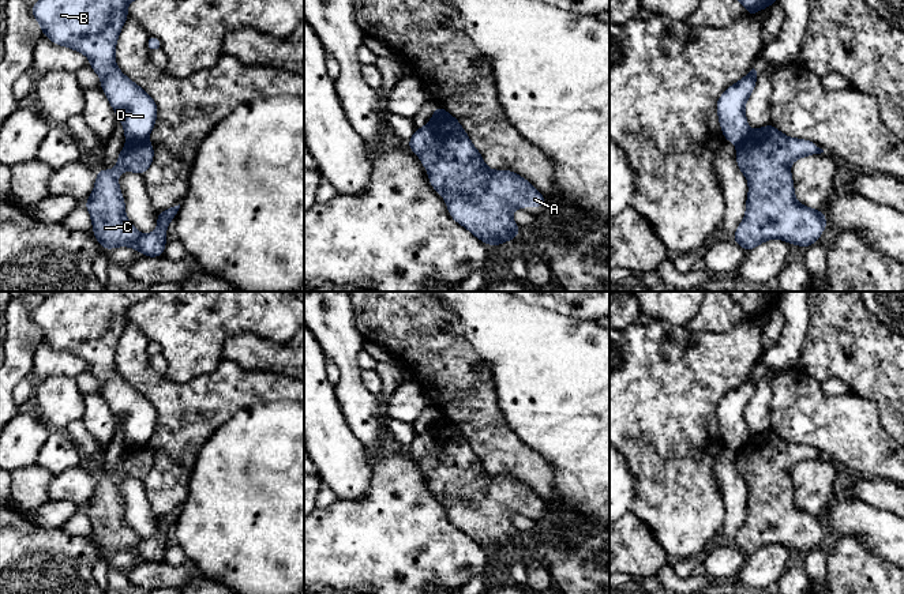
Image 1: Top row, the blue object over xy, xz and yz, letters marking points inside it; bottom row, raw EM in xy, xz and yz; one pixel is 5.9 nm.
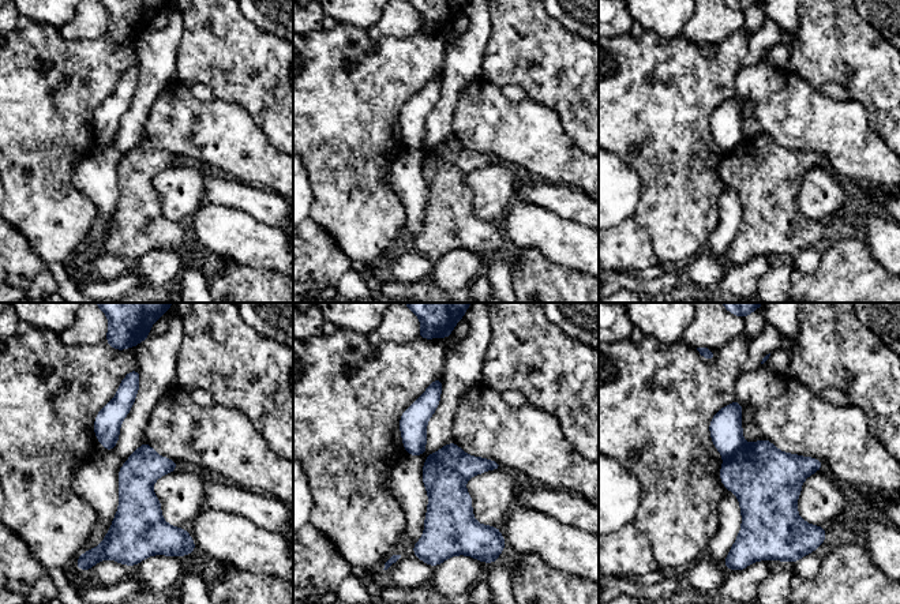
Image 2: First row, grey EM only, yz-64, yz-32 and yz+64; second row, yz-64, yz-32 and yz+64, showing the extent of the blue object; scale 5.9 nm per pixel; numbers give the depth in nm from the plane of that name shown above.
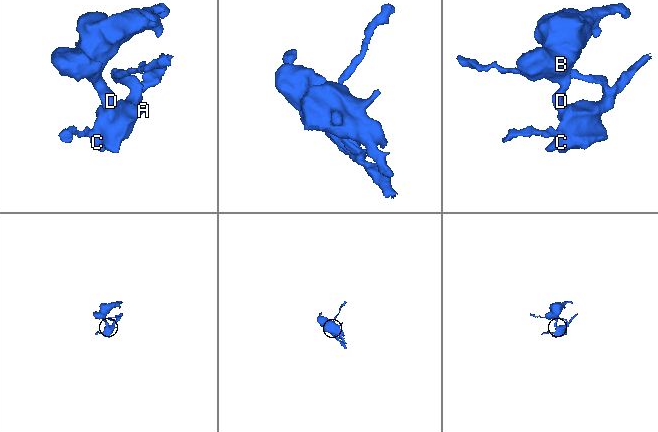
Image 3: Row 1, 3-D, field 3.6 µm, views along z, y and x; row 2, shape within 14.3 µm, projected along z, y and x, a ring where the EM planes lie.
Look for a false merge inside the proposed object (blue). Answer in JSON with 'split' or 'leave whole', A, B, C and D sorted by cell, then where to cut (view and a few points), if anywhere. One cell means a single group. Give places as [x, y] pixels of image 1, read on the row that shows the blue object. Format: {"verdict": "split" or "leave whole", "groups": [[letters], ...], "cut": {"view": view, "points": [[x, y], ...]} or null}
{"verdict": "split", "groups": [["A", "C"], ["B", "D"]], "cut": {"view": "xy", "points": [[146, 138], [127, 141]]}}

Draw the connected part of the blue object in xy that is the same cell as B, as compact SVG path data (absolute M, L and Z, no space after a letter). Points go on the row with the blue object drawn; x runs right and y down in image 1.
M38 0L31 14L41 23L42 35L55 45L67 46L86 54L90 67L101 78L101 89L109 99L116 117L123 121L127 140L147 139L155 125L157 104L127 78L116 65L115 52L119 34L128 19L127 7L132 0Z

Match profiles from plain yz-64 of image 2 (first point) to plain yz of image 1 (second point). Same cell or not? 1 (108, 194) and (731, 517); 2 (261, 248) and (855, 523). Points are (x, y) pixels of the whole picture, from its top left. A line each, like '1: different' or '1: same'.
1: same
2: same

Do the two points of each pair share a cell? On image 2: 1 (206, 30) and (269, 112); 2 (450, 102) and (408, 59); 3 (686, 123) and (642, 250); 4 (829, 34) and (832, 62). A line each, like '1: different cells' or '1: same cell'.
1: same cell
2: different cells
3: different cells
4: same cell

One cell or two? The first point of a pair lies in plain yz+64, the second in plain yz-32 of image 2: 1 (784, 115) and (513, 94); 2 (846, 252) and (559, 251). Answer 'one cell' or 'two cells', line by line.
1: two cells
2: two cells

